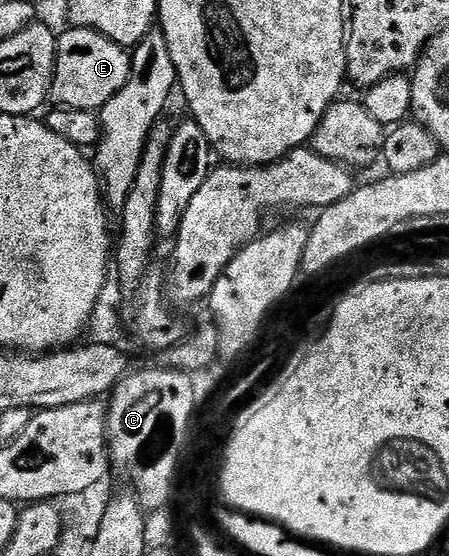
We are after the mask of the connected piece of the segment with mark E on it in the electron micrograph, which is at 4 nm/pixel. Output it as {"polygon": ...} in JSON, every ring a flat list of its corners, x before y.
{"polygon":[[69,26,56,41,56,68,52,74,51,98,59,106,99,112,126,85,132,56,110,37,85,27]]}

